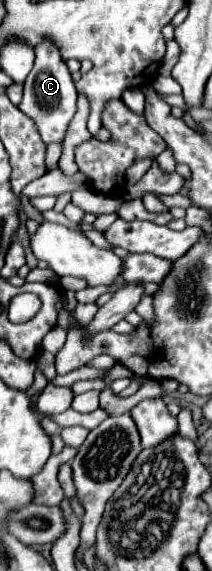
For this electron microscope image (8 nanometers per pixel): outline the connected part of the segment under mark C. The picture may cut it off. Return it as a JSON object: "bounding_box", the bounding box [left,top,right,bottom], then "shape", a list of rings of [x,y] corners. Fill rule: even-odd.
{"bounding_box":[18,40,76,146],"shape":[[[44,40],[36,46],[36,62],[24,82],[24,98],[18,108],[36,124],[46,146],[52,142],[64,142],[66,128],[76,112],[76,86],[70,70],[66,68],[66,62],[60,58],[56,46],[50,40]]]}

